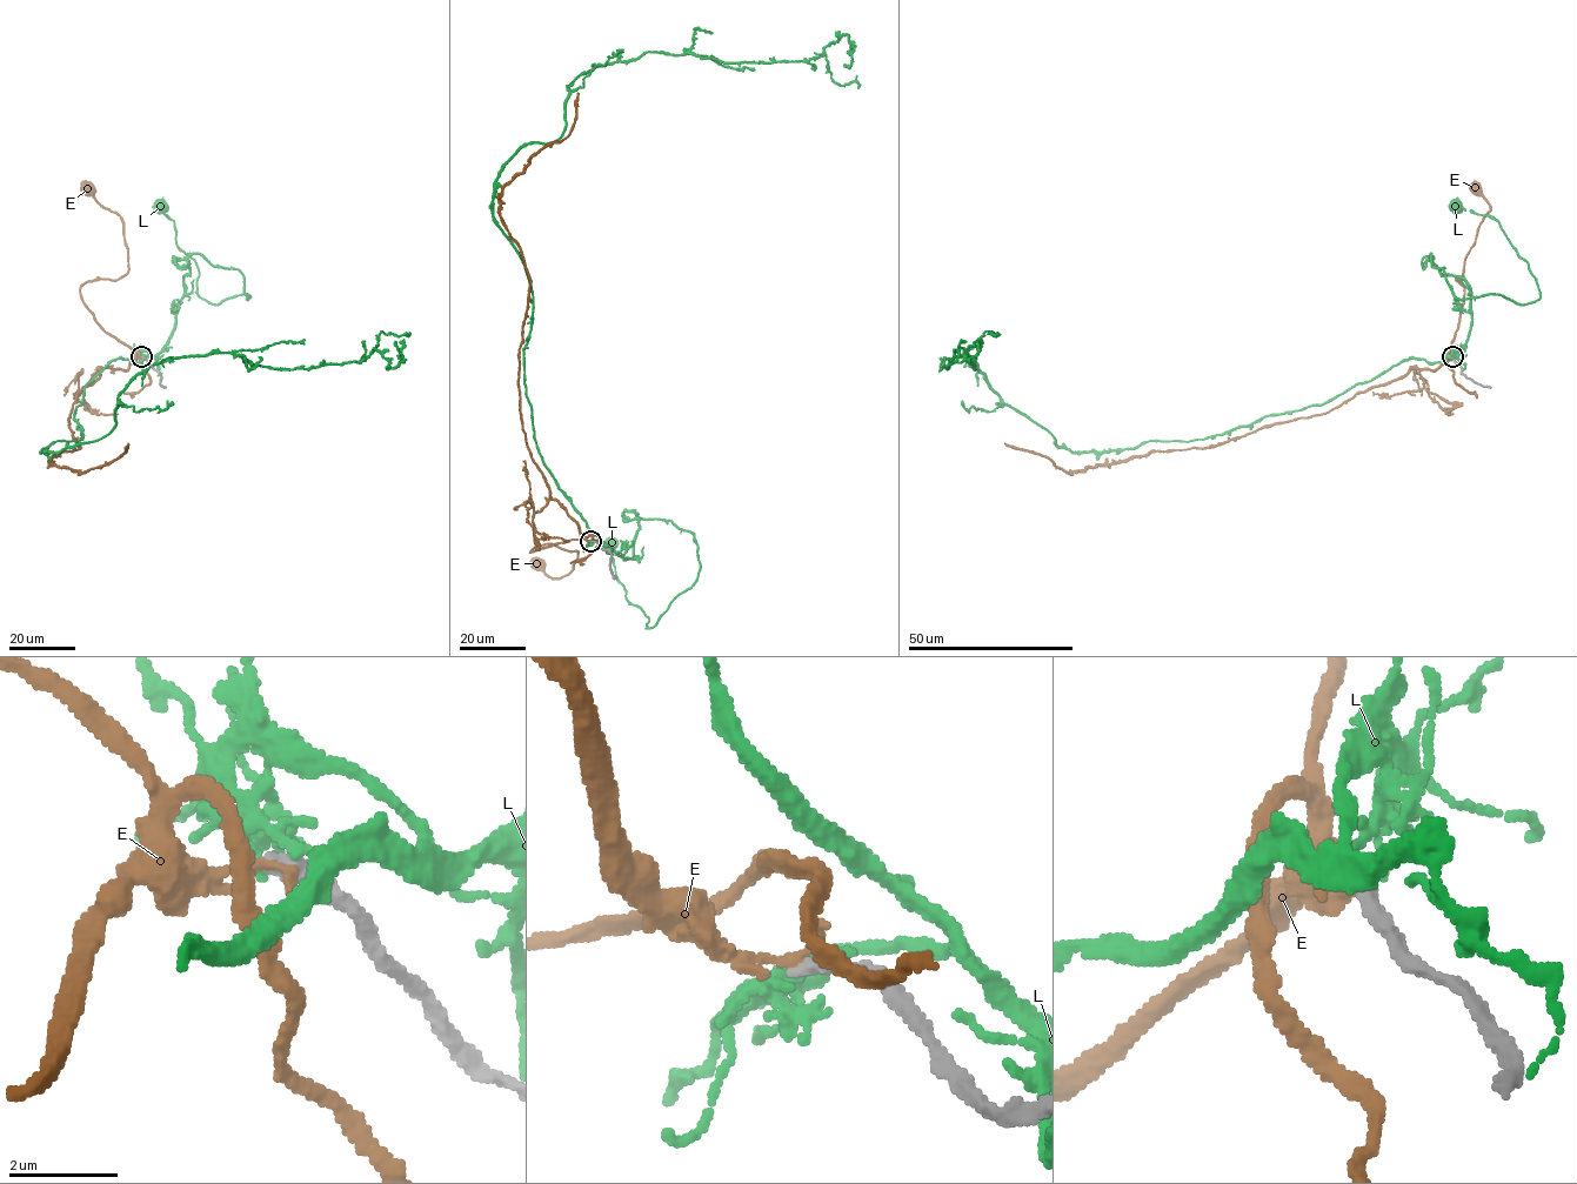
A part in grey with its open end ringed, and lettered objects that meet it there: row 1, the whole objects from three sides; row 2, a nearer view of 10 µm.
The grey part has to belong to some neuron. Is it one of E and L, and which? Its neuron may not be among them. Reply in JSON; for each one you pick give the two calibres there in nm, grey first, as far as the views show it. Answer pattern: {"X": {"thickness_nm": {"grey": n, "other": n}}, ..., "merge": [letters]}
{"merge": []}

